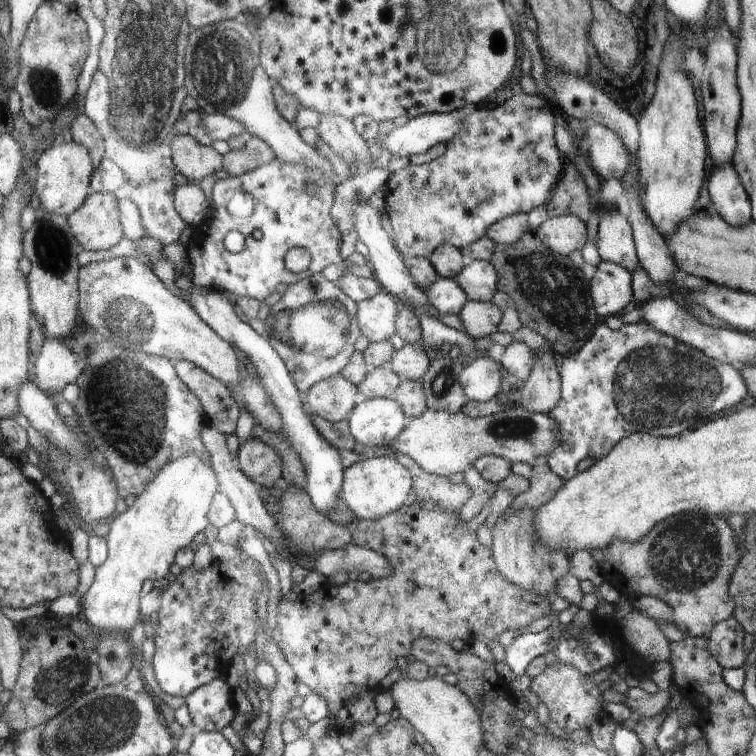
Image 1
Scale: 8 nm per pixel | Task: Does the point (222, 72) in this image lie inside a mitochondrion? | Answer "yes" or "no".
yes

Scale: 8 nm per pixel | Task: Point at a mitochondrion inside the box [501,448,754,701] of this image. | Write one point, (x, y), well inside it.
(680, 560)

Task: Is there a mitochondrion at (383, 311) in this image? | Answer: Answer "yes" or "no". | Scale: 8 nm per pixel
no

